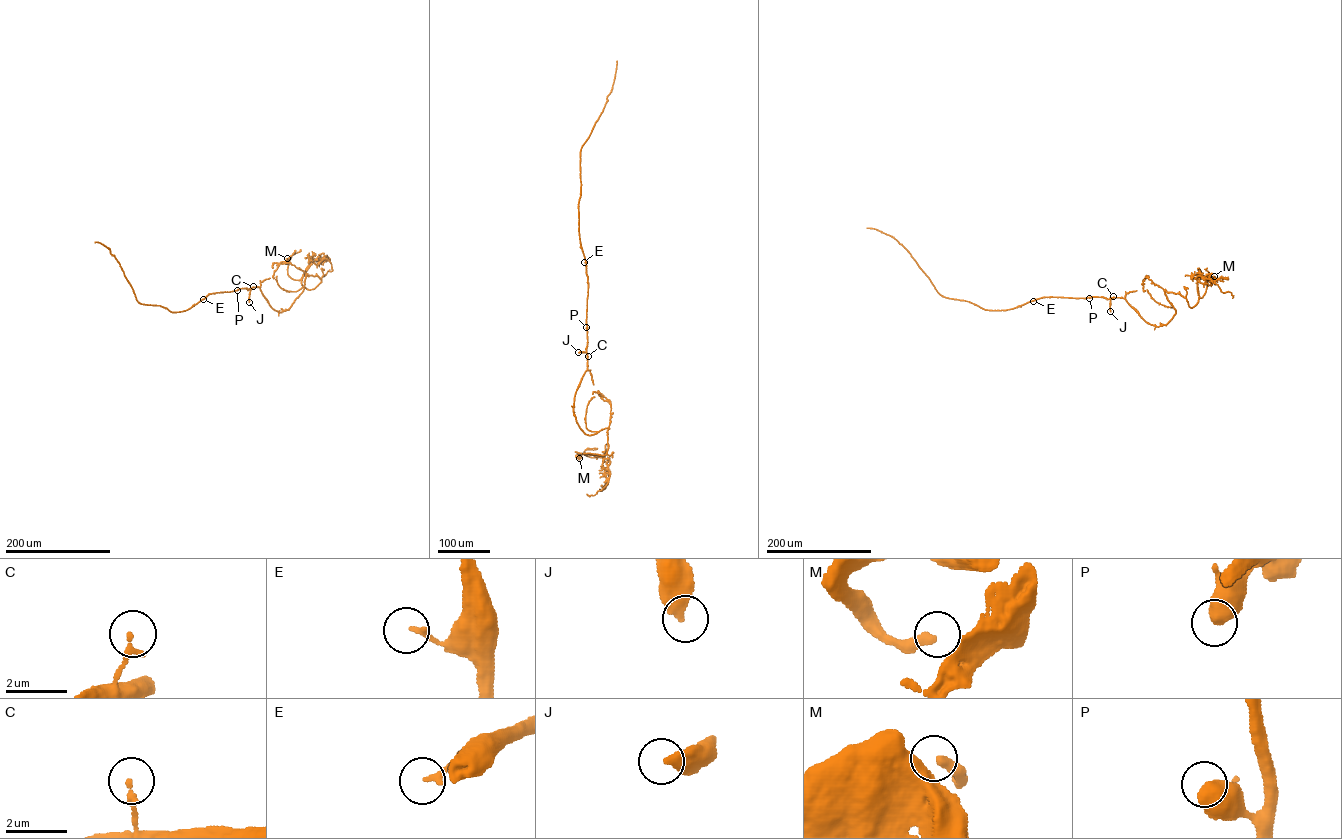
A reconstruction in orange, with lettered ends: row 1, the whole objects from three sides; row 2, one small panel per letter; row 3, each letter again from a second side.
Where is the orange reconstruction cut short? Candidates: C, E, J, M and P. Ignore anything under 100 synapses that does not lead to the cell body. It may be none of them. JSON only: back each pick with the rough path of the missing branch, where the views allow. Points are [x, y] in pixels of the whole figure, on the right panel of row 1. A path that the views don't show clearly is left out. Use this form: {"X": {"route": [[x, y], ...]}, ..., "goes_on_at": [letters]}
{"goes_on_at": []}

